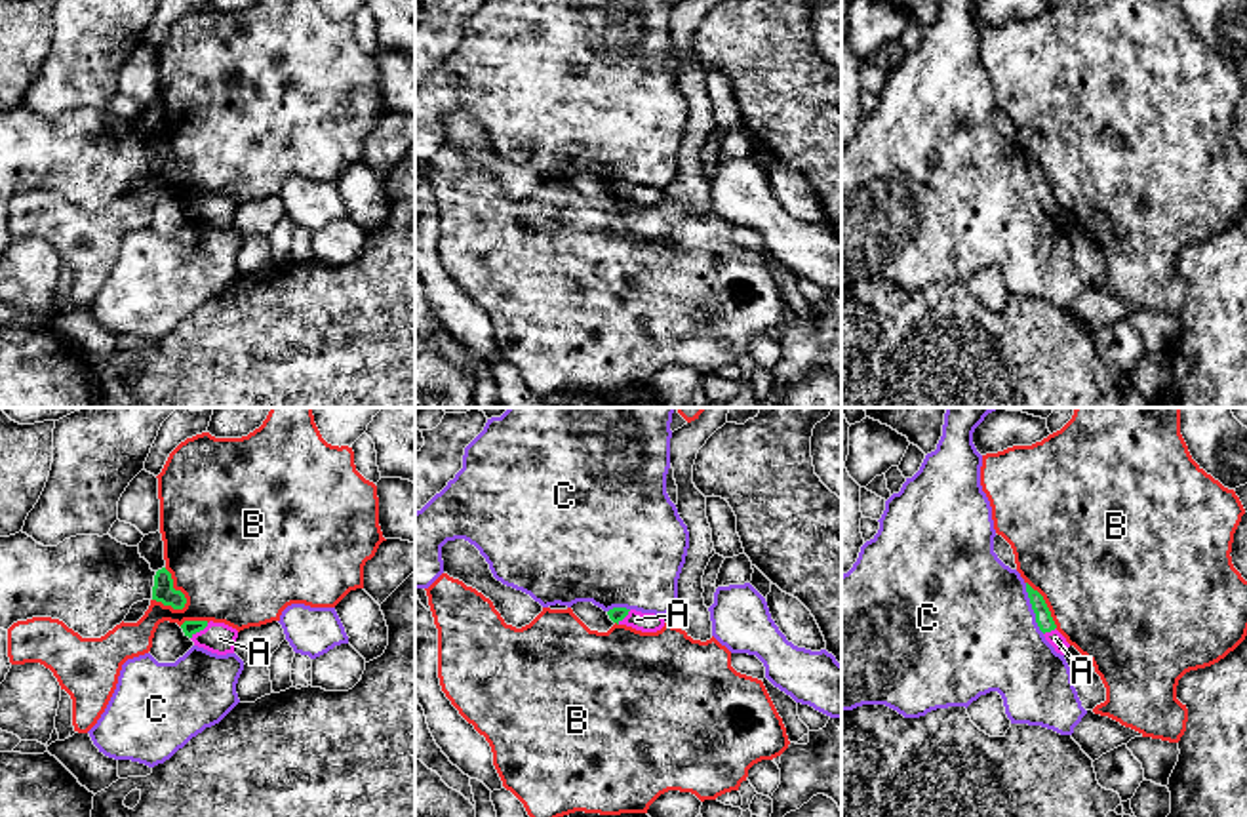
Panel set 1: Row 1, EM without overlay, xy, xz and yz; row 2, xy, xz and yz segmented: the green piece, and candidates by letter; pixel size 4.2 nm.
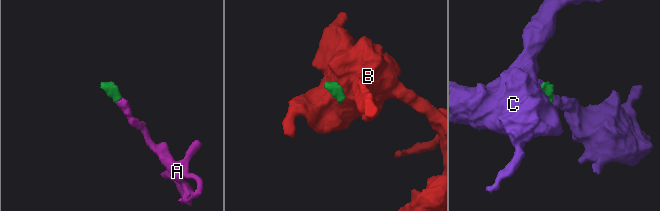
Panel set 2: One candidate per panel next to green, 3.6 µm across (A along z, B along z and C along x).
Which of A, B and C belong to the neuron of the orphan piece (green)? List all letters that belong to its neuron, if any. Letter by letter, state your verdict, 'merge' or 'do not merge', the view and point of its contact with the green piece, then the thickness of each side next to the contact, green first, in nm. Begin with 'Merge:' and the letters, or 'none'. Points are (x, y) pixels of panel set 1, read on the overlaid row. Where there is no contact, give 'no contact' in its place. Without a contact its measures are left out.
Merge: A
A: merge | xy (198, 631) | 60/130 nm
B: do not merge | xy (178, 591) | 90/480 nm
C: do not merge | yz (1032, 608) | 70/500 nm

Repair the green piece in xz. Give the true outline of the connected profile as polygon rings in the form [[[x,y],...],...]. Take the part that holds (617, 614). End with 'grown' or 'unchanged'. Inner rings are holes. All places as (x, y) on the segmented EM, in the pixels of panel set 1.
[[[613,608],[607,615],[613,623],[626,625],[642,632],[657,632],[664,627],[664,617],[626,608]]]; grown

